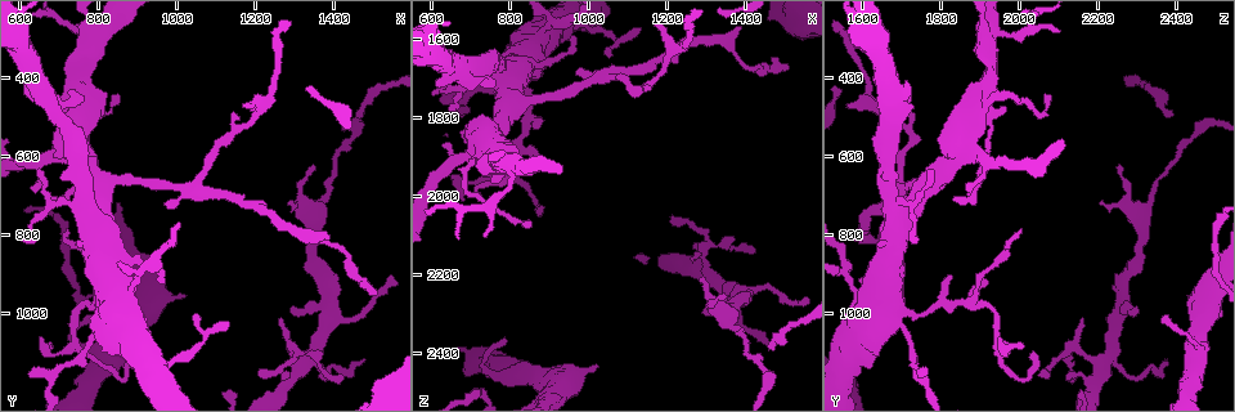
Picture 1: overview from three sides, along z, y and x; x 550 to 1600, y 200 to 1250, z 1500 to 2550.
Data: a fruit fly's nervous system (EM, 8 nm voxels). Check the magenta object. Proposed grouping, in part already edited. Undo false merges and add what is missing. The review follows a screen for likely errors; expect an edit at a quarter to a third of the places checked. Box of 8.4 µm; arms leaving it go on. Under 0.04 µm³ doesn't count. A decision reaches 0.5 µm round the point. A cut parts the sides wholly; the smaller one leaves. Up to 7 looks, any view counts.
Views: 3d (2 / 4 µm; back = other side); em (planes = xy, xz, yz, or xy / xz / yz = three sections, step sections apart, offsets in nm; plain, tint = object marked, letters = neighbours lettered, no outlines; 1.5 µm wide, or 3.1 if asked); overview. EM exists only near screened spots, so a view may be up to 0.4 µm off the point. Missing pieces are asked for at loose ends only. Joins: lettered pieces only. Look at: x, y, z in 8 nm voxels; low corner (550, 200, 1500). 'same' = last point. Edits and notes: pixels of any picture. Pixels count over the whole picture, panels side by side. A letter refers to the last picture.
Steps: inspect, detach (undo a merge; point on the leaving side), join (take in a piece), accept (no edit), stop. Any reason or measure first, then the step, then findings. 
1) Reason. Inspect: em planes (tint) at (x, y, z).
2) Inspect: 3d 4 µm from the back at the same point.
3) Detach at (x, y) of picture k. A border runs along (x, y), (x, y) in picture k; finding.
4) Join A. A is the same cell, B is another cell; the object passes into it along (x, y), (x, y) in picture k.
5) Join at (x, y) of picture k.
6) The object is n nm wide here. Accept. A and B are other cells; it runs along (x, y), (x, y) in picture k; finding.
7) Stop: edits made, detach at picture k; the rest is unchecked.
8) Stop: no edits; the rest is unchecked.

Thin end. Inspect: em planes (letters) at (1350, 630, 2245).

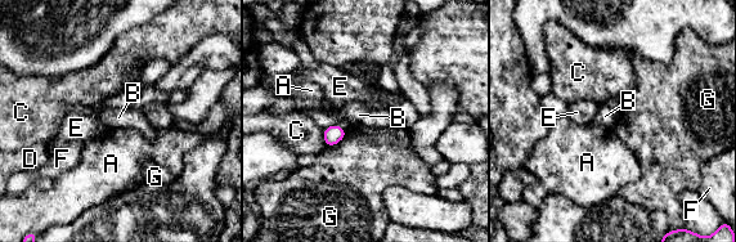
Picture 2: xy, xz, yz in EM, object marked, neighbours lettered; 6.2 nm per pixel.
The object is 120 nm wide here; the longest contact is with G, 160 nm. Accept. A, B, C, D, E, F and G are other cells; none of them fits.

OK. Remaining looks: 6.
Thin end. Inspect: 3d 2 µm at (1425, 1160, 2140).

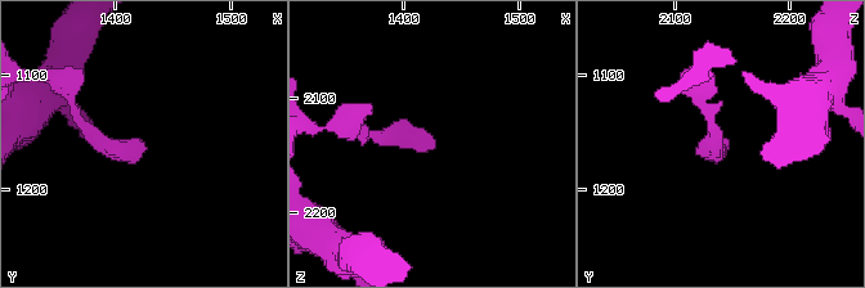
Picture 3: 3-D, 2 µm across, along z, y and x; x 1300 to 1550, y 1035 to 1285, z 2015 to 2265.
Need the tissue. Inspect: em yz step 4 (tint) at (1420, 1158, 2142).

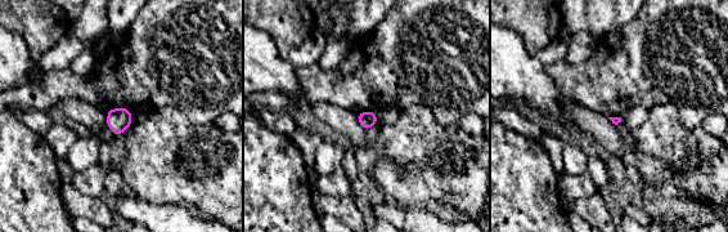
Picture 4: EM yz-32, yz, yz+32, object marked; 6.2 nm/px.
Inspect: em yz step 4 (letters) at the same point.

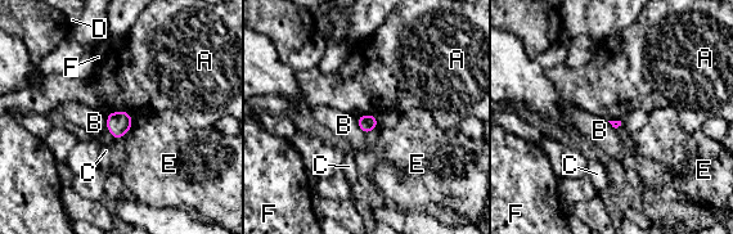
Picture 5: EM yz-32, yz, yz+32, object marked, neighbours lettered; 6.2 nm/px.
Accept. A, B, C, D, E and F are other cells; a border runs along (376, 115), (359, 115), (356, 117) in picture 5; no lettered piece goes on from it.

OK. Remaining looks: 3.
Tapers out. Inspect: 3d 2 µm at (970, 925, 1595).

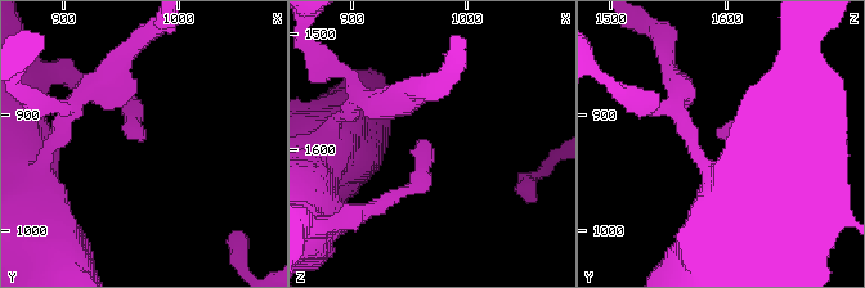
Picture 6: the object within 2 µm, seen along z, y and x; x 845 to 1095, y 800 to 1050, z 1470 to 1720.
Inspect: em yz step 4 (letters) at (968, 918, 1592).

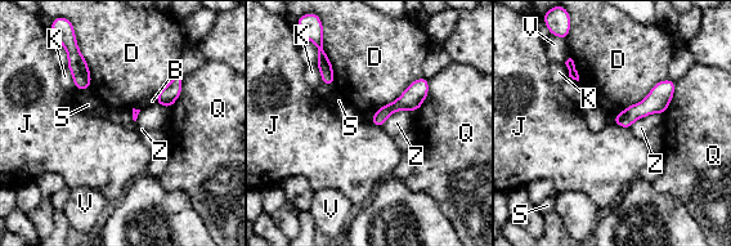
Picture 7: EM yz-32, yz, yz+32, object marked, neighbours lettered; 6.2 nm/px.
Accept. B, D, J, K, Q, S, V and Z are other cells; a border runs along (667, 77), (613, 117) in picture 7; no lettered piece goes on from it.

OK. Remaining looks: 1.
Stop: no edits; the rest is unchecked.

